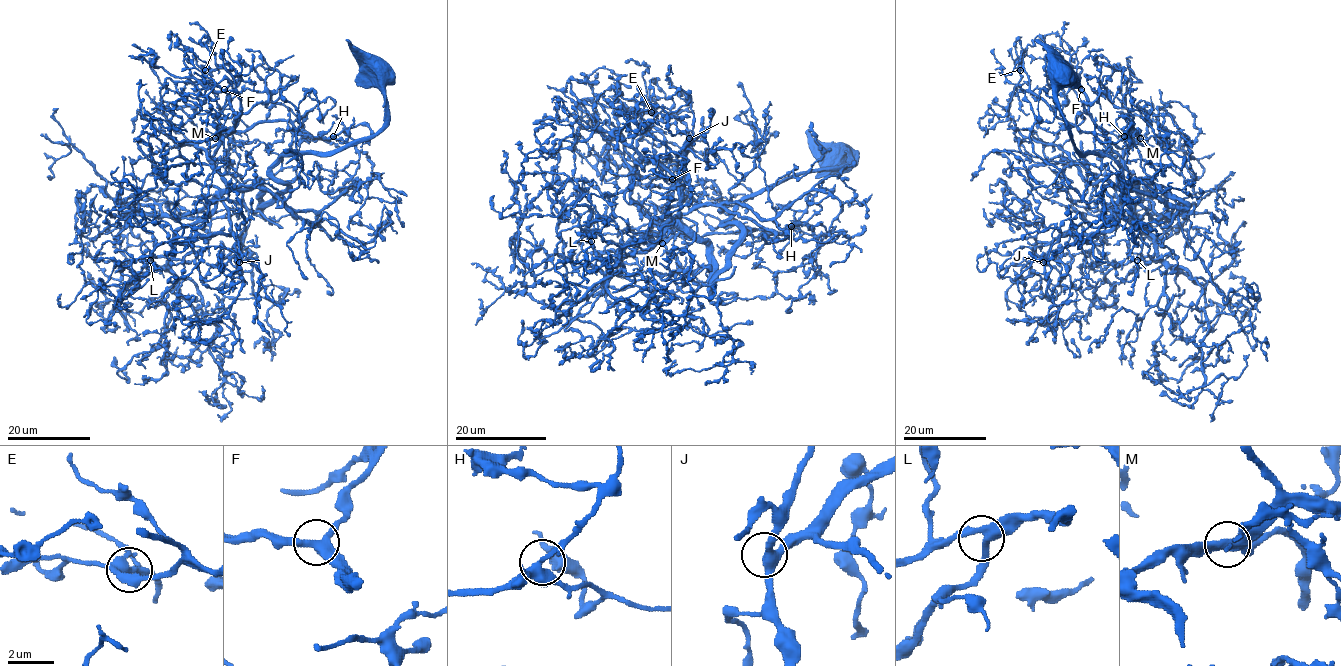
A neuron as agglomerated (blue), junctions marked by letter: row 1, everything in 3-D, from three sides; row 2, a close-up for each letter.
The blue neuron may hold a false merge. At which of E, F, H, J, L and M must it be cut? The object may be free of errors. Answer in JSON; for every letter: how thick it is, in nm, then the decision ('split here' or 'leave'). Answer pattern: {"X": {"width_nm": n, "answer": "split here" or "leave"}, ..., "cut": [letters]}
{"E": {"width_nm": 360, "answer": "leave"}, "F": {"width_nm": 400, "answer": "leave"}, "H": {"width_nm": 400, "answer": "leave"}, "J": {"width_nm": 380, "answer": "leave"}, "L": {"width_nm": 380, "answer": "leave"}, "M": {"width_nm": 360, "answer": "leave"}, "cut": []}

